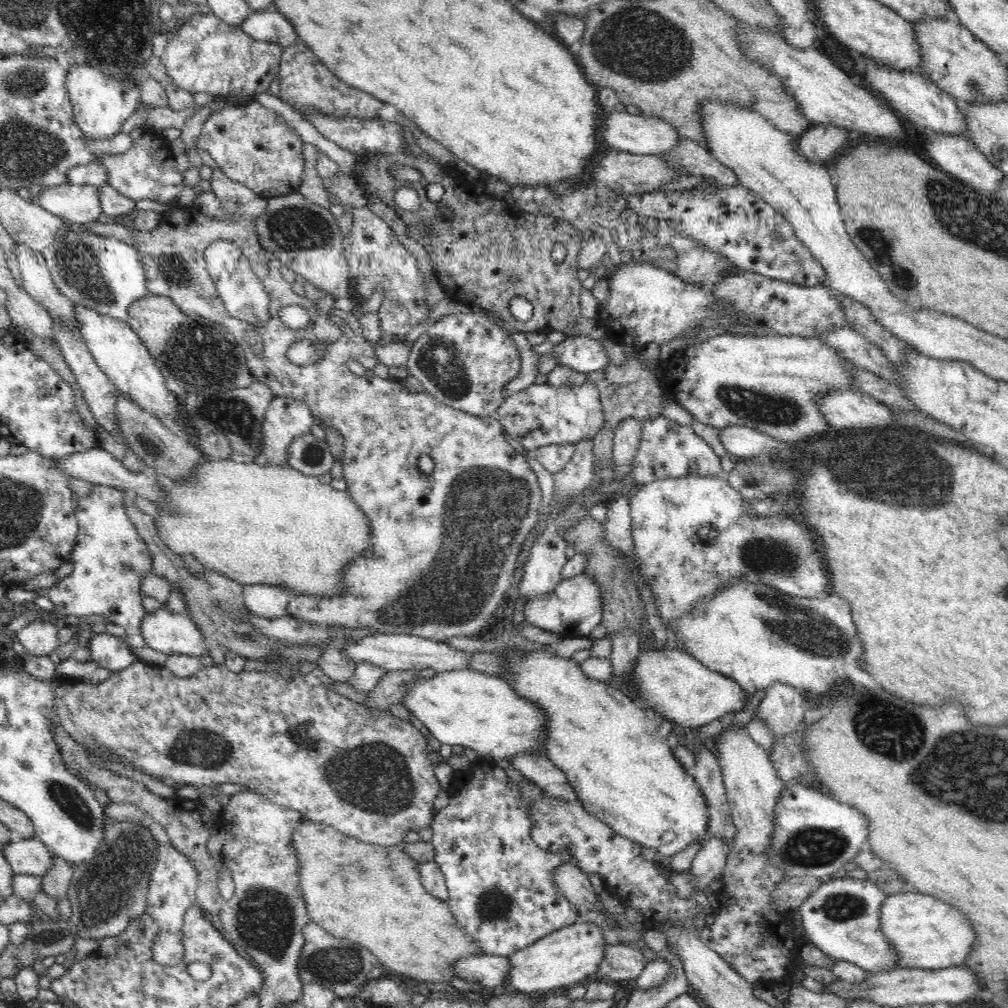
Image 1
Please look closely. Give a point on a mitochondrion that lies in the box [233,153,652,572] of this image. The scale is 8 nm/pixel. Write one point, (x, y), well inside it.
(440, 363)

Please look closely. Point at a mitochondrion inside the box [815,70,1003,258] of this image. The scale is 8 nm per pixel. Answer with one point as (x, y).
(975, 85)

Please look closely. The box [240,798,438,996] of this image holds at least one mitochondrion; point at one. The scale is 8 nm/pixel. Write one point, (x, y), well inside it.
(337, 964)

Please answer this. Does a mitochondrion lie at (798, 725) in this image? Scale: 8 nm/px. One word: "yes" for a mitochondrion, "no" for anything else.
no

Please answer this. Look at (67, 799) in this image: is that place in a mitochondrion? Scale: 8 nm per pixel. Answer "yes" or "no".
yes

